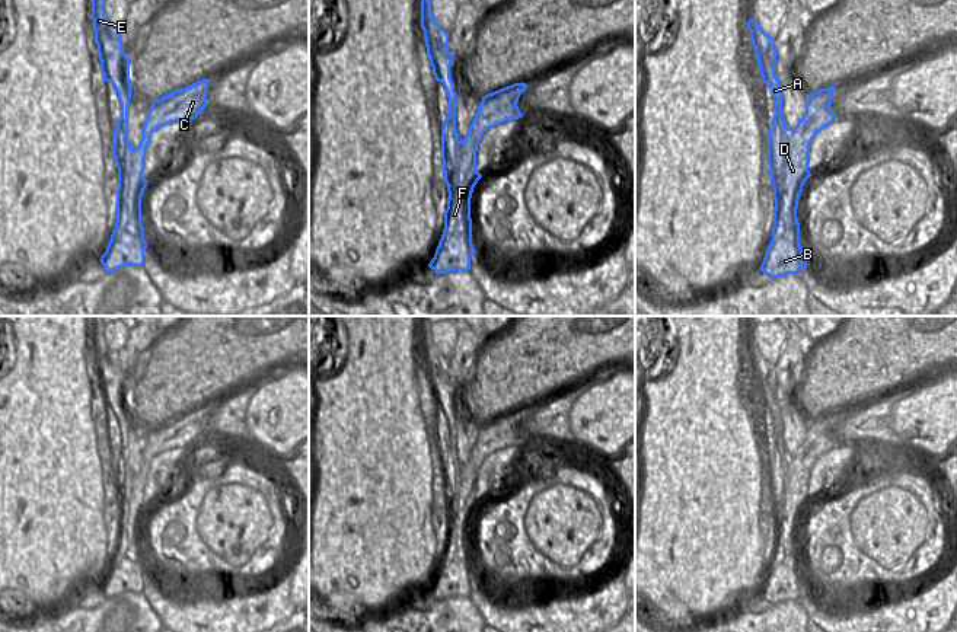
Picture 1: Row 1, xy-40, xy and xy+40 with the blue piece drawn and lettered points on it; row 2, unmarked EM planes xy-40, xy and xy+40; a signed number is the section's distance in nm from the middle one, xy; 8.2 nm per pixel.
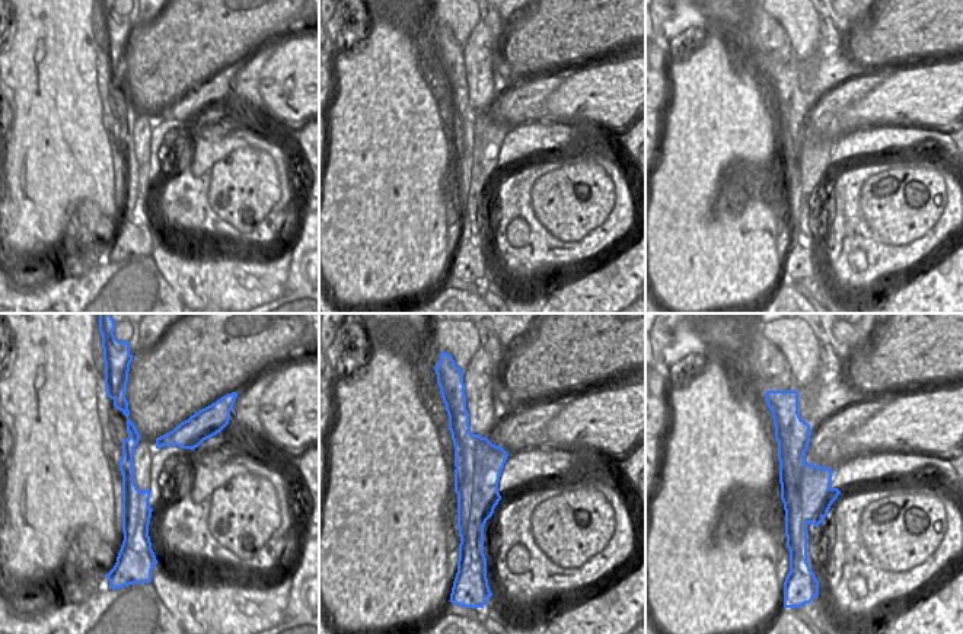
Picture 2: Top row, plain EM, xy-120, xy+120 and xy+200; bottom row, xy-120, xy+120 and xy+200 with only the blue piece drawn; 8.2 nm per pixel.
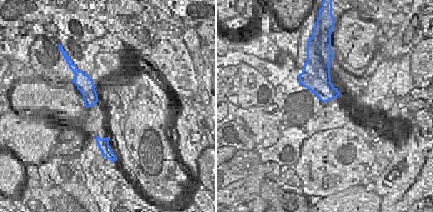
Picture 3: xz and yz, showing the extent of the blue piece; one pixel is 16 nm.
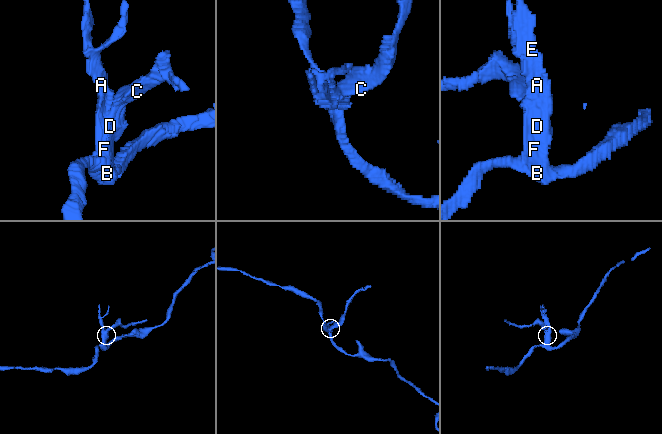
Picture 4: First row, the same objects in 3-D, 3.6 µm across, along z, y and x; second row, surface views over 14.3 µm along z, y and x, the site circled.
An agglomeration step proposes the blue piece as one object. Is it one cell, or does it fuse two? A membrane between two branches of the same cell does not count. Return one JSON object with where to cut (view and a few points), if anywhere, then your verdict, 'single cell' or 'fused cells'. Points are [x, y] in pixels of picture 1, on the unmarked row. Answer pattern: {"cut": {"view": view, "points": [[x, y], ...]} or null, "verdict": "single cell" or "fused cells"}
{"cut": {"view": "xy-40", "points": [[112, 559], [128, 558], [143, 562]]}, "verdict": "fused cells"}

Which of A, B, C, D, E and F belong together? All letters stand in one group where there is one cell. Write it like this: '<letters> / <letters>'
A C D E F / B

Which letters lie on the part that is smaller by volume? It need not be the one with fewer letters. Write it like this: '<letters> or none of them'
A, C, D, E, F

